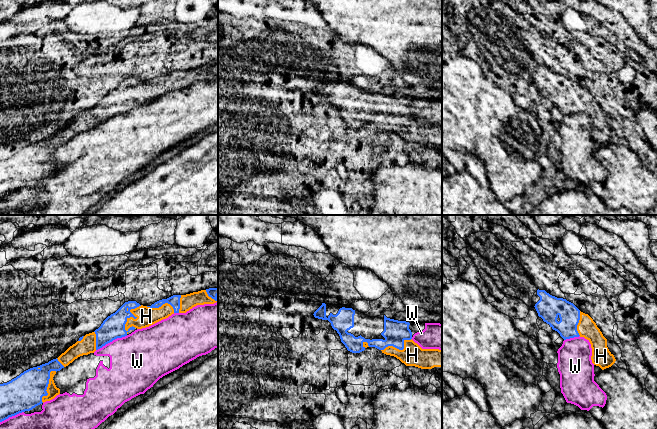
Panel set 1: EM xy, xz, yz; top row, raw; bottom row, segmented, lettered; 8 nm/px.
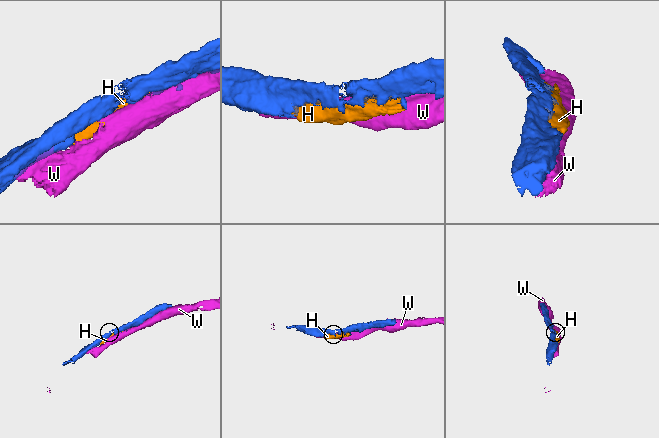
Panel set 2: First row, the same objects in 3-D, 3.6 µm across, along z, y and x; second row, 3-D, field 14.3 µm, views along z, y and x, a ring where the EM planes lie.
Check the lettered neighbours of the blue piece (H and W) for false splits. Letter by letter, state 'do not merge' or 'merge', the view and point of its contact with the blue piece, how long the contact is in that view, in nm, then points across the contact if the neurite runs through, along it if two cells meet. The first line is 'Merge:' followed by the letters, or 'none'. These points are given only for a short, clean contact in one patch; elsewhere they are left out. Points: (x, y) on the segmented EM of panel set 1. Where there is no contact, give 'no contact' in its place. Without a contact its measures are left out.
Merge: H
H: merge | xy (131, 316) | 260 nm
W: do not merge | xy (111, 341) | 280 nm

